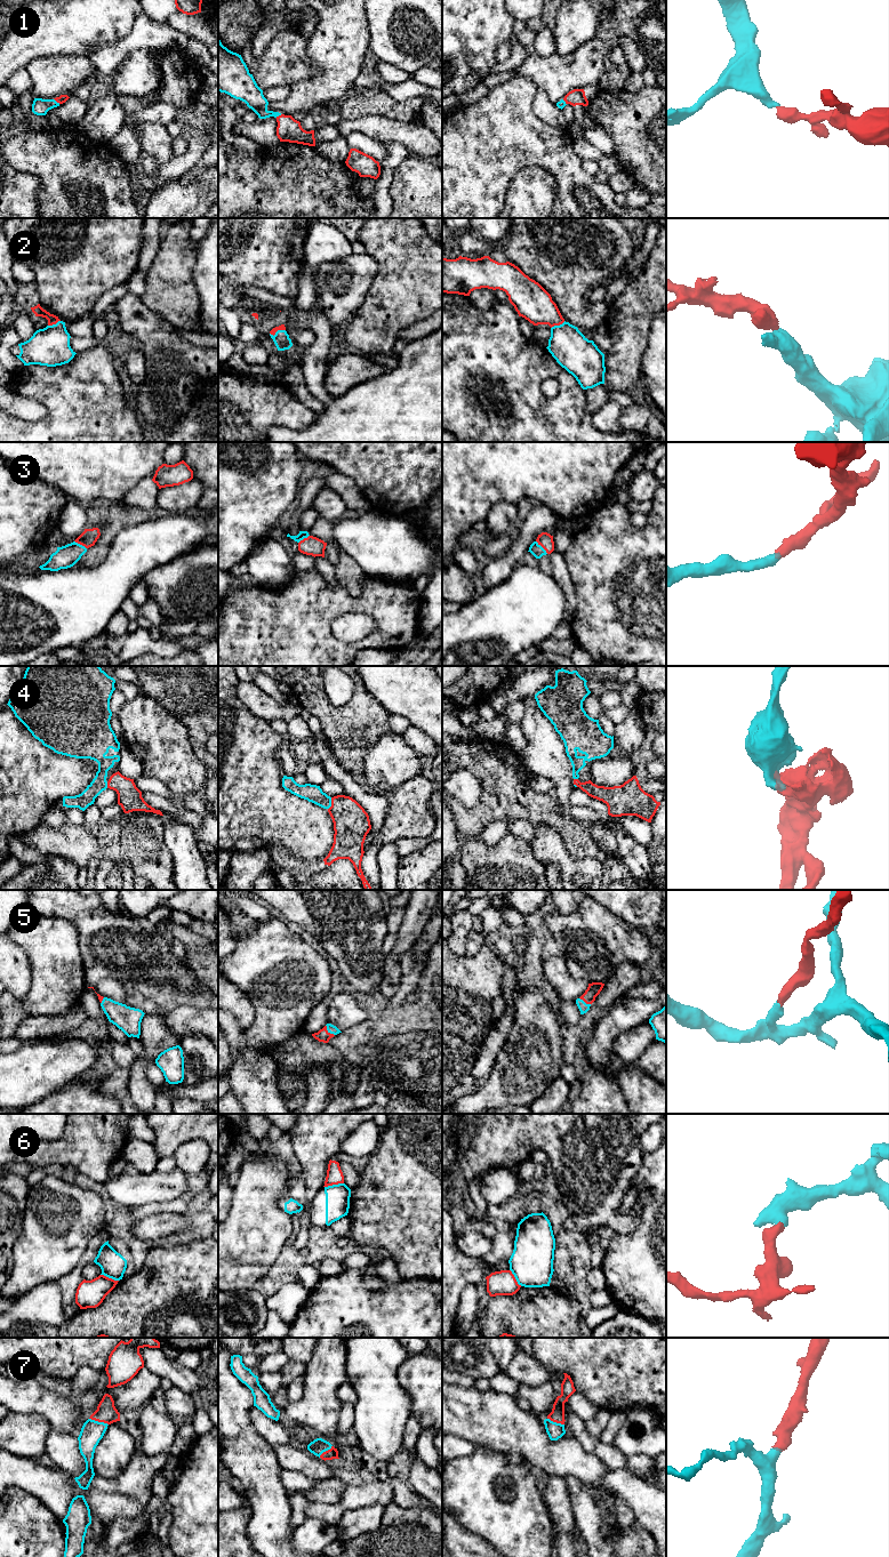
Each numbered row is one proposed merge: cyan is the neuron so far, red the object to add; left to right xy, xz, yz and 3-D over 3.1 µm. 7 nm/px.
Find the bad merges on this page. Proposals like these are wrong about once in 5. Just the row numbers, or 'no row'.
6

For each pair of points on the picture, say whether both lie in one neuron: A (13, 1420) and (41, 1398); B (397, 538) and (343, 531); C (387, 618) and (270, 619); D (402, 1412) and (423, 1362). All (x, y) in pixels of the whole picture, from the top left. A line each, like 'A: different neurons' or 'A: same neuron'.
A: different neurons
B: same neuron
C: same neuron
D: different neurons

